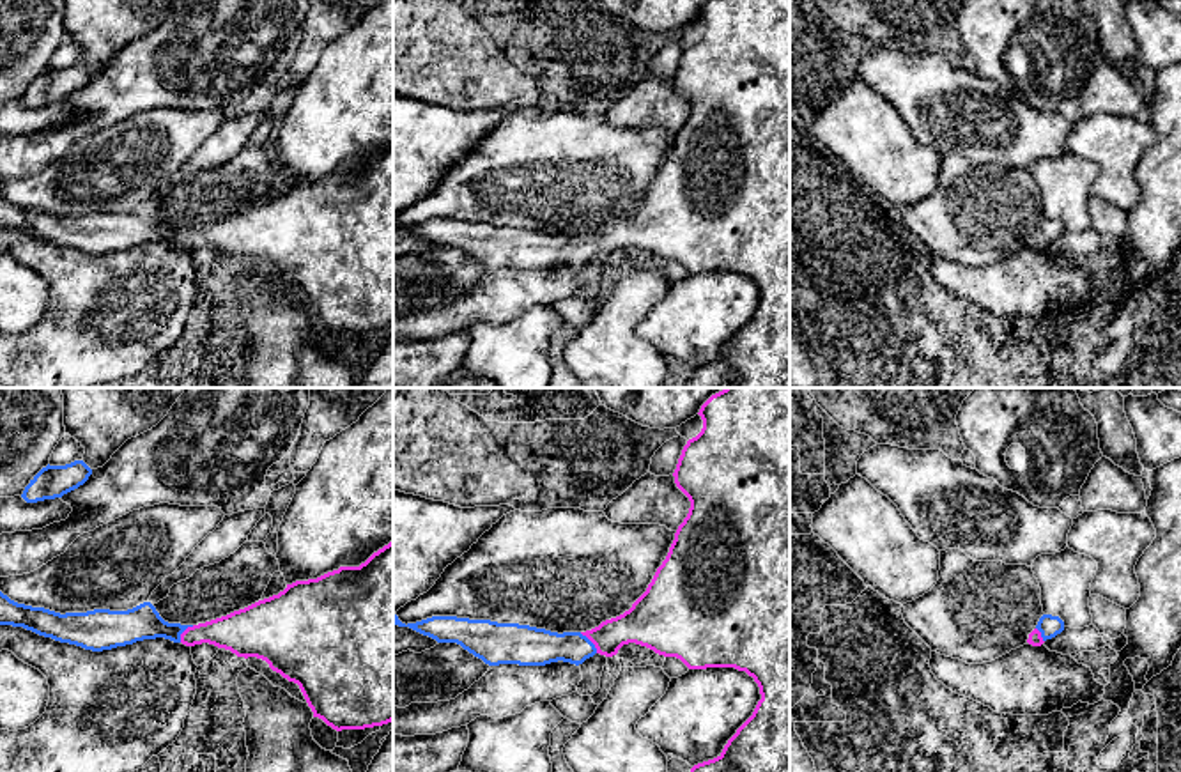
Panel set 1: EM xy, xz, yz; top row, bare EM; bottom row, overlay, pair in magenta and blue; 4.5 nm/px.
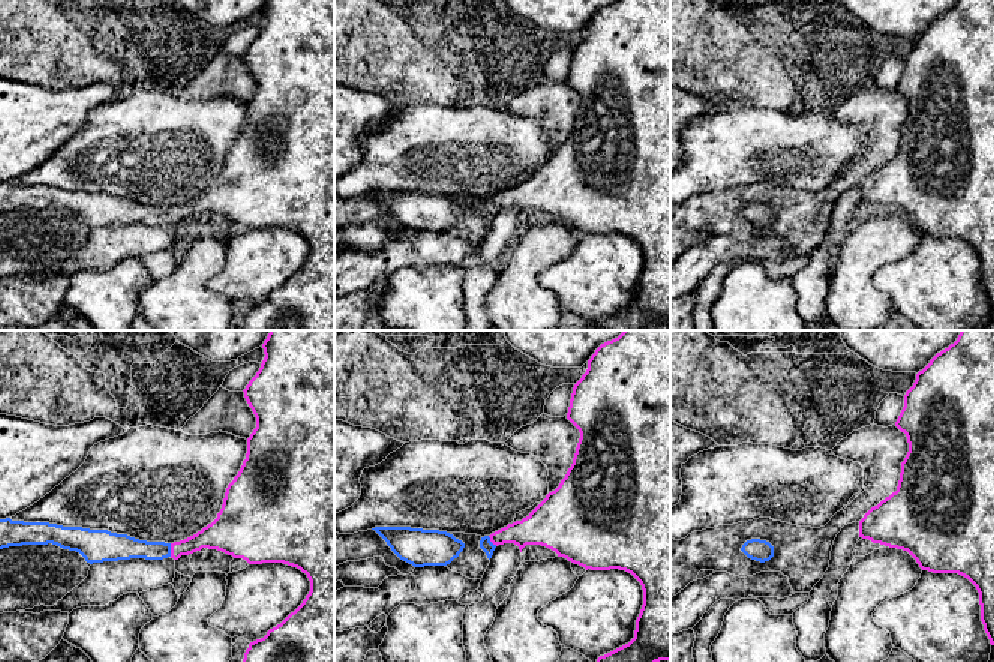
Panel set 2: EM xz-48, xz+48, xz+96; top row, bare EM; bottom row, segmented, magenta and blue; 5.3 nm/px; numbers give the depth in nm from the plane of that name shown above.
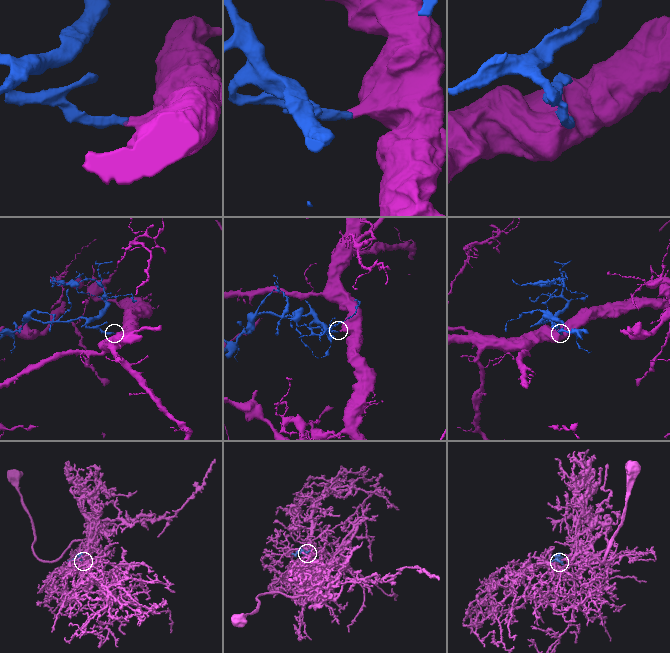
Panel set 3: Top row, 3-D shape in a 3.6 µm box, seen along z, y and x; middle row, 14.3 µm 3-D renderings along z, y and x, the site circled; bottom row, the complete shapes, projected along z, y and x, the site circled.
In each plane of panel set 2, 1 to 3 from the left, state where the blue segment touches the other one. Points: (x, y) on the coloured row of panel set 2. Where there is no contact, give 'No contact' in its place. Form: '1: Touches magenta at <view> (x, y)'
1: Touches magenta at xz-48 (171, 550)
2: Touches magenta at xz+48 (492, 542)
3: No contact

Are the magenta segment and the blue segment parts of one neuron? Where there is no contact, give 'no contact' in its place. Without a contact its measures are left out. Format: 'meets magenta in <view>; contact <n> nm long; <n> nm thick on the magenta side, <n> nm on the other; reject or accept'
meets magenta in xz; contact 130 nm long; 180 nm thick on the magenta side, 180 nm on the other; accept

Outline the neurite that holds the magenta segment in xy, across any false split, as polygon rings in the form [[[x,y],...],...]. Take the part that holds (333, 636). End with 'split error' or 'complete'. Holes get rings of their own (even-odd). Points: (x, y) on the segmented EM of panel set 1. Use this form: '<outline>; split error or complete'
[[[393,540],[359,567],[340,567],[317,579],[296,581],[278,595],[198,625],[168,623],[151,602],[127,611],[60,614],[18,604],[2,591],[0,625],[23,627],[92,652],[156,637],[186,646],[209,643],[237,657],[266,660],[273,671],[297,683],[313,717],[336,731],[393,721]]]; split error

